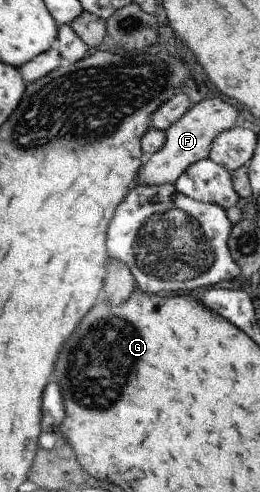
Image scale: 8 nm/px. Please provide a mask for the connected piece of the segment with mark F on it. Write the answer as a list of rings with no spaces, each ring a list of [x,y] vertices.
[[[206,98],[206,100],[194,103],[194,106],[188,109],[180,120],[165,130],[164,146],[158,152],[145,157],[137,184],[148,184],[148,186],[175,184],[182,172],[191,164],[209,157],[212,141],[218,134],[236,127],[241,121],[238,110],[220,98]]]

